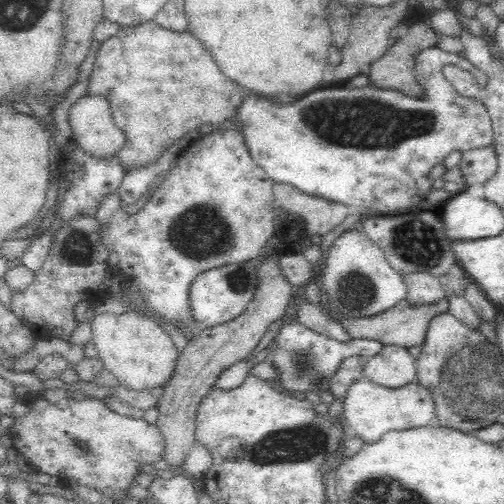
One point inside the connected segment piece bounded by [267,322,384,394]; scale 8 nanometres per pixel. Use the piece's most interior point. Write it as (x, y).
(304, 359)

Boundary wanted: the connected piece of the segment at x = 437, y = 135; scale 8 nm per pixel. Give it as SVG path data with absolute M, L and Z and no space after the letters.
M436 45L429 46L428 48L423 48L415 56L415 74L418 78L418 82L422 84L424 90L424 96L412 97L409 95L404 95L400 91L395 89L380 89L374 87L373 85L364 86L364 88L350 88L344 82L336 82L326 88L315 89L310 93L306 93L304 96L296 98L292 104L285 106L278 106L278 104L270 104L270 102L265 98L253 94L247 94L246 98L242 99L242 104L240 104L240 110L236 112L236 116L231 118L232 121L238 122L240 126L239 131L244 135L244 143L248 147L248 151L252 156L252 160L258 164L258 166L268 173L268 176L276 183L281 182L282 184L291 184L294 188L304 192L304 194L310 194L312 196L318 196L320 198L325 198L332 202L339 202L345 204L352 210L358 208L371 208L376 211L376 214L402 214L402 212L410 213L416 212L418 210L424 209L424 204L426 202L426 196L431 192L432 182L428 179L427 175L434 166L442 163L449 154L452 152L464 153L467 151L475 150L476 148L483 148L491 146L494 142L493 138L493 127L491 124L490 114L487 112L486 107L481 102L467 97L462 97L459 93L452 87L450 81L446 80L443 76L443 64L454 64L461 68L468 67L469 71L476 78L477 84L481 88L485 88L488 85L488 76L482 70L476 68L474 65L469 65L469 60L467 58L462 58L458 53L447 52Z

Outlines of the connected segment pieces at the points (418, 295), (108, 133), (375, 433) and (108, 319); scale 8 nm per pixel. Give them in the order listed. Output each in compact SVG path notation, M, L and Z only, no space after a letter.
M428 272L402 274L407 286L405 299L412 304L434 304L446 297L439 277Z
M82 96L69 115L72 140L88 155L112 159L124 147L124 131L116 127L112 107L104 97Z
M362 375L350 385L343 402L341 418L346 419L366 444L380 440L380 437L388 431L405 431L430 425L435 422L436 417L436 403L432 393L417 381L392 389L371 383Z
M100 313L91 317L92 336L99 359L124 386L145 391L166 386L171 379L179 356L172 339L164 328L153 319L142 317L138 313Z

